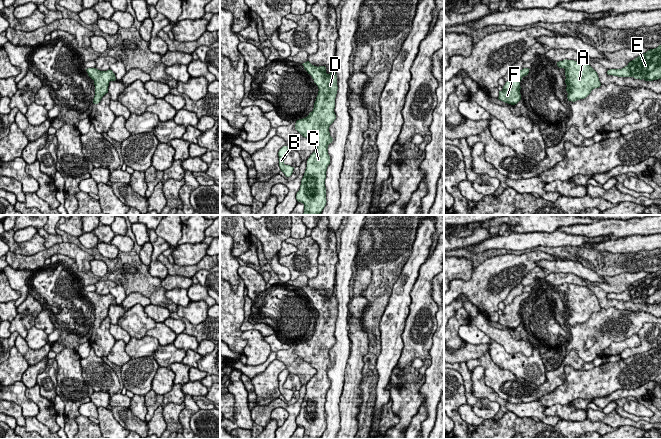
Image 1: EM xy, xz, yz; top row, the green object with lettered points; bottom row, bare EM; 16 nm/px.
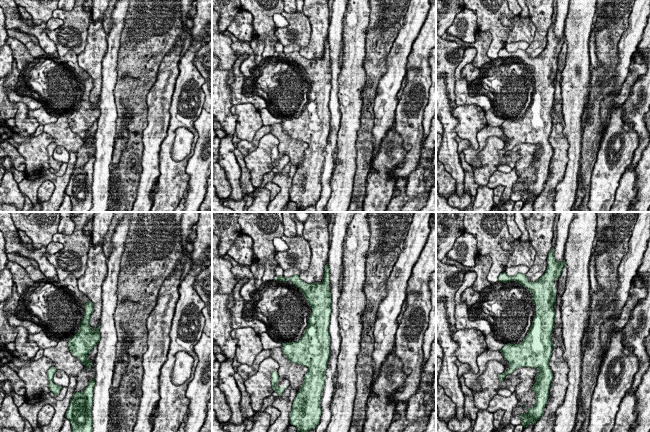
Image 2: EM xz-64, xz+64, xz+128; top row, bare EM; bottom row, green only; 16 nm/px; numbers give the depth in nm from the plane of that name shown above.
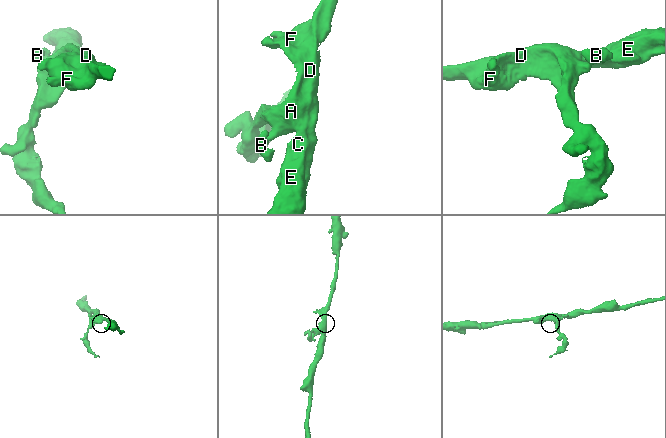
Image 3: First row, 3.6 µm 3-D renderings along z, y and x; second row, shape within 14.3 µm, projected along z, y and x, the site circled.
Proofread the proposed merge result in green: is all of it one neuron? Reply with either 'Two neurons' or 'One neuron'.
One neuron

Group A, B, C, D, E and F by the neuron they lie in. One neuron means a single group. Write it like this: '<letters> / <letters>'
A B C D E F

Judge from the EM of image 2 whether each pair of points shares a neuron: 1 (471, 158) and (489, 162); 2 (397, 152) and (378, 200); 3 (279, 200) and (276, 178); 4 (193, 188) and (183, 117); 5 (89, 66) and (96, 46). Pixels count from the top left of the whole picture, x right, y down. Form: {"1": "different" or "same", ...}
{"1": "different", "2": "same", "3": "same", "4": "different", "5": "same"}

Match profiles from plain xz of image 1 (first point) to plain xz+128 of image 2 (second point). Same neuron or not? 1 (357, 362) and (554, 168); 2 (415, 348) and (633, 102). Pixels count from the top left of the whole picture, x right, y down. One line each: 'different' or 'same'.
1: different
2: same

